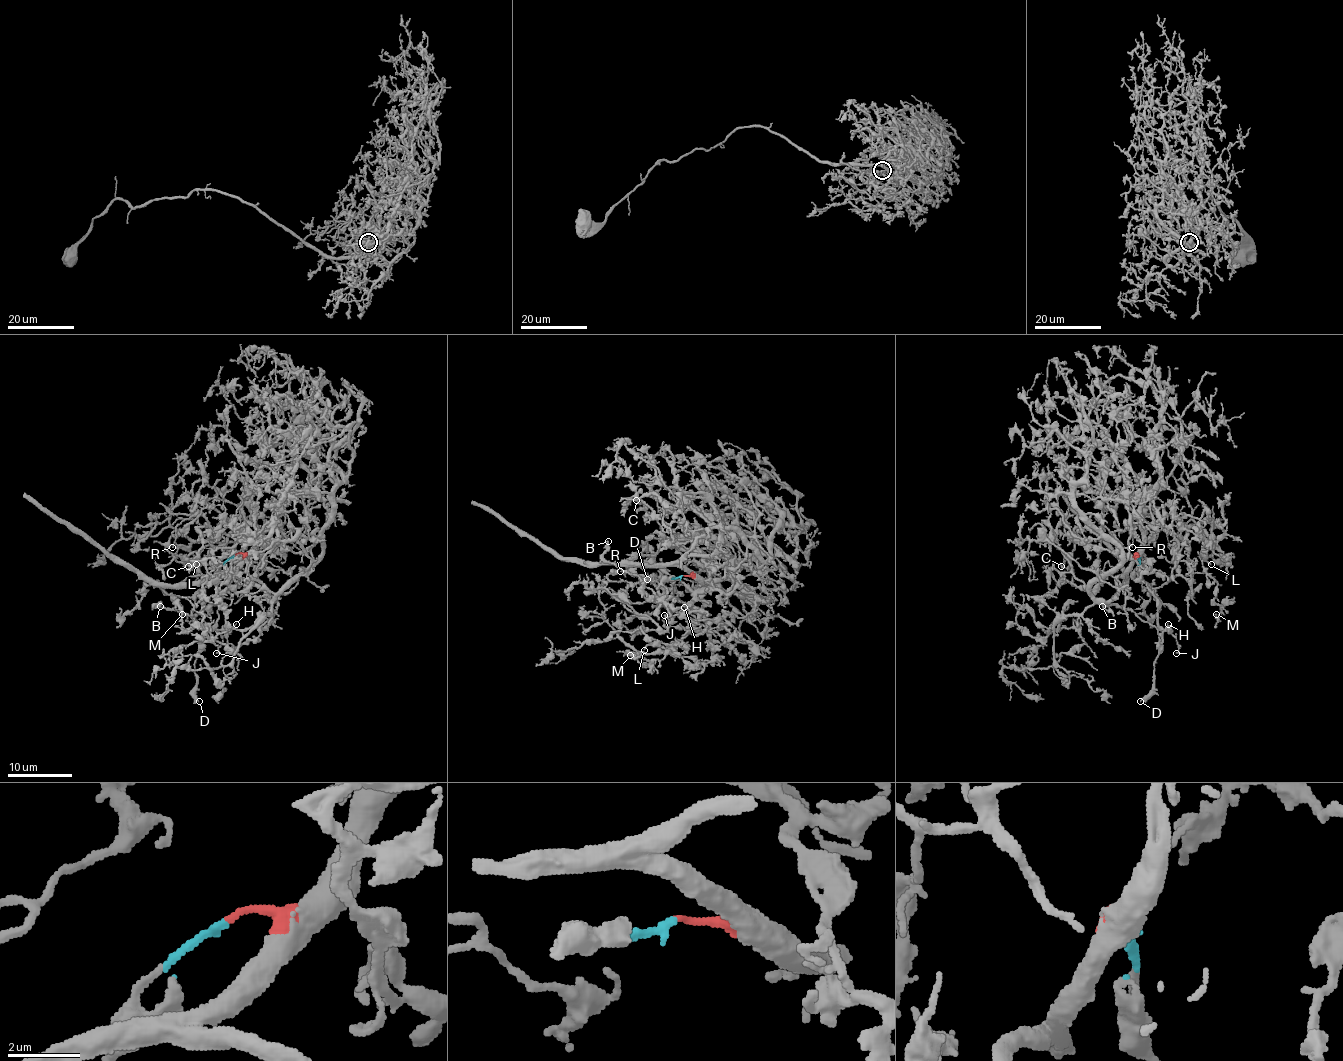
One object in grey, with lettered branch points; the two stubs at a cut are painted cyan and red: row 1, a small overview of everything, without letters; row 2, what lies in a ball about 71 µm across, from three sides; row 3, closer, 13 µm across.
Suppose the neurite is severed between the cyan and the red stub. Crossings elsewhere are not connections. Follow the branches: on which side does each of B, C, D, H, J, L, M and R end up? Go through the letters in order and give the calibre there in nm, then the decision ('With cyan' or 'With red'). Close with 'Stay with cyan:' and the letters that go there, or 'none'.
B: Thickness 180 nm. With cyan
C: Thickness 140 nm. With red
D: Thickness 200 nm. With cyan
H: Thickness 140 nm. With cyan
J: Thickness 170 nm. With cyan
L: Thickness 150 nm. With red
M: Thickness 170 nm. With red
R: Thickness 80 nm. With red
Stay with cyan: B, D, H, J

